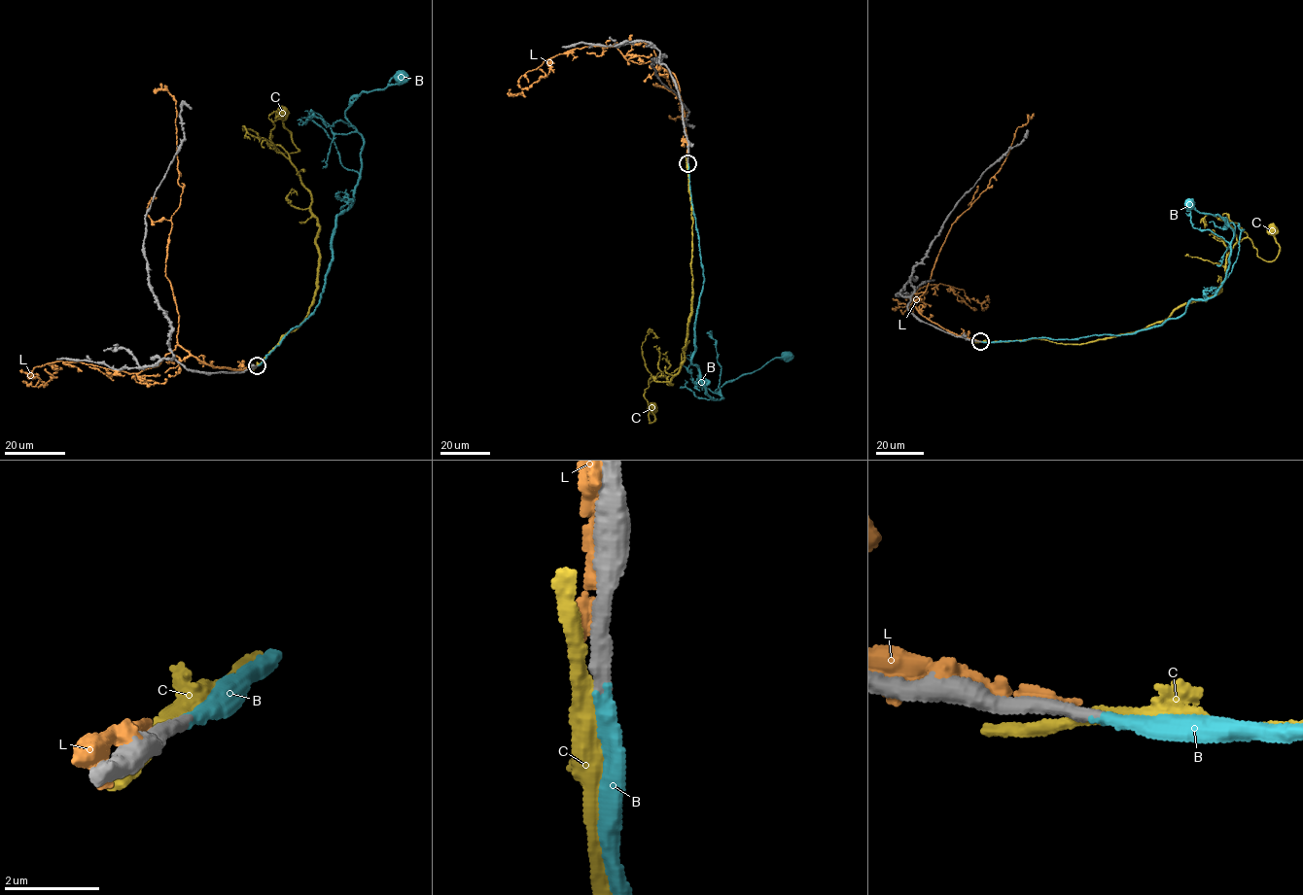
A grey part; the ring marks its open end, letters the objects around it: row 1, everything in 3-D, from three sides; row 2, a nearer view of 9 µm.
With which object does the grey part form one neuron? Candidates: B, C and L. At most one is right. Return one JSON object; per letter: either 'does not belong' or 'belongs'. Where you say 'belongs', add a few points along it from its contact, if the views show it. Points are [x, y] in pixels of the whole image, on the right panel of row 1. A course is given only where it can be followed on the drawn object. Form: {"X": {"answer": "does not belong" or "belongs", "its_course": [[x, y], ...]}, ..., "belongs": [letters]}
{"B": {"answer": "belongs", "its_course": [[980, 341], [1132, 333], [1179, 317], [1191, 299], [1212, 297], [1224, 279], [1233, 230], [1219, 216], [1188, 204]]}, "C": {"answer": "does not belong"}, "L": {"answer": "does not belong"}, "belongs": ["B"]}

